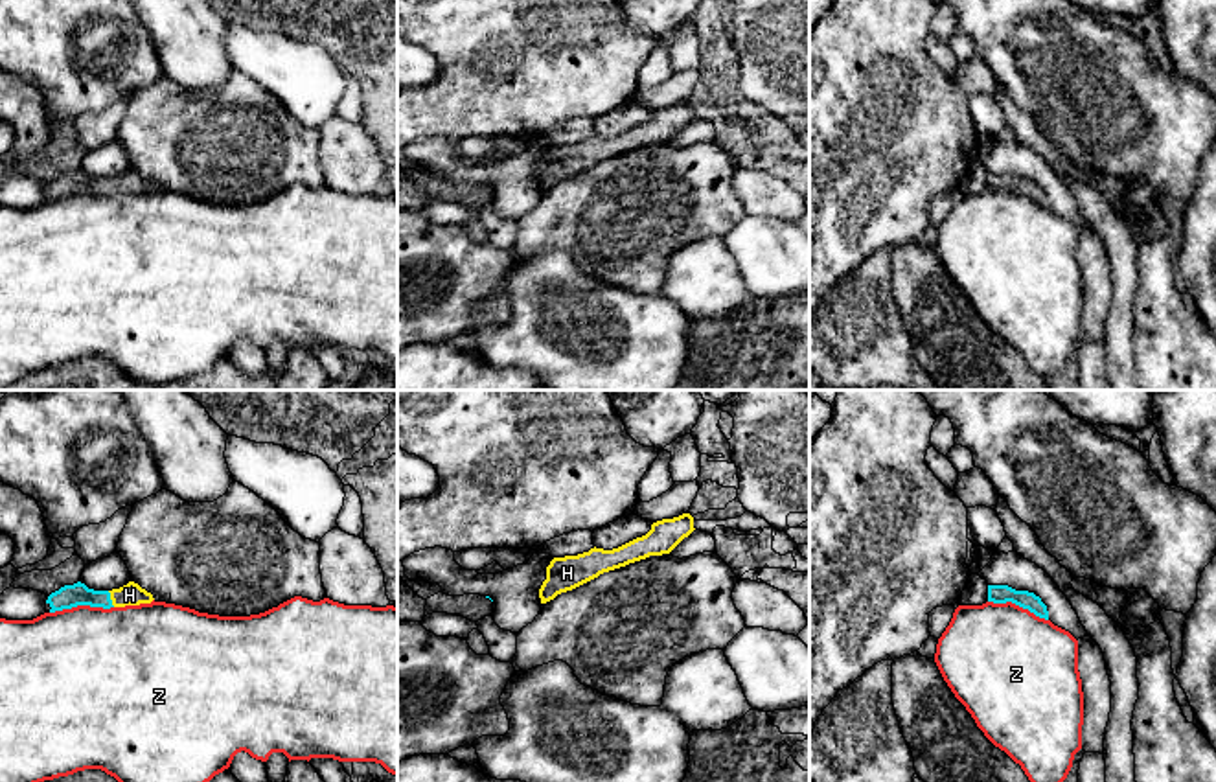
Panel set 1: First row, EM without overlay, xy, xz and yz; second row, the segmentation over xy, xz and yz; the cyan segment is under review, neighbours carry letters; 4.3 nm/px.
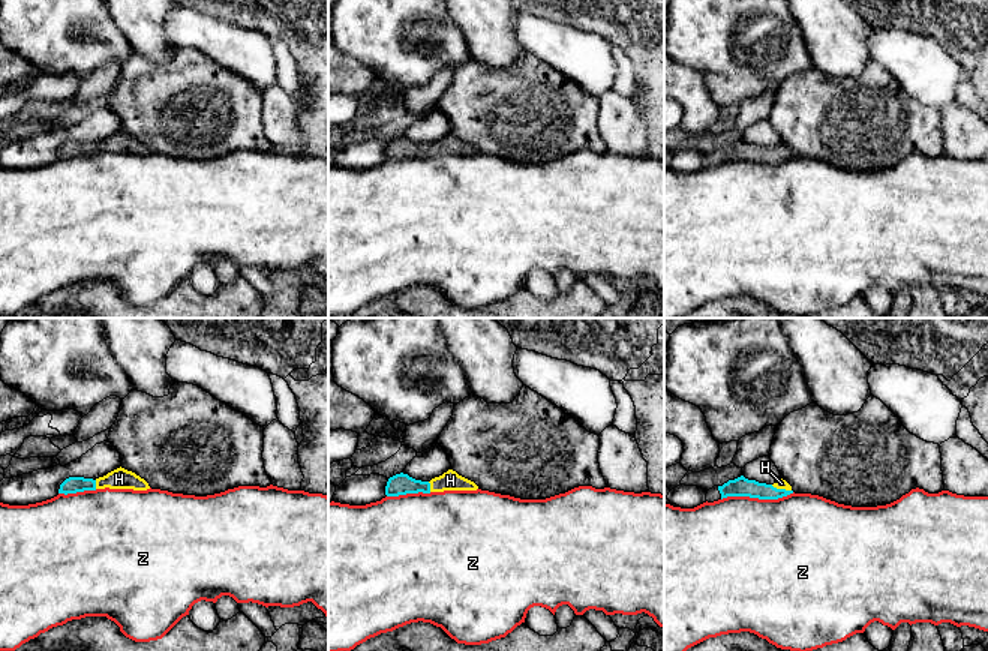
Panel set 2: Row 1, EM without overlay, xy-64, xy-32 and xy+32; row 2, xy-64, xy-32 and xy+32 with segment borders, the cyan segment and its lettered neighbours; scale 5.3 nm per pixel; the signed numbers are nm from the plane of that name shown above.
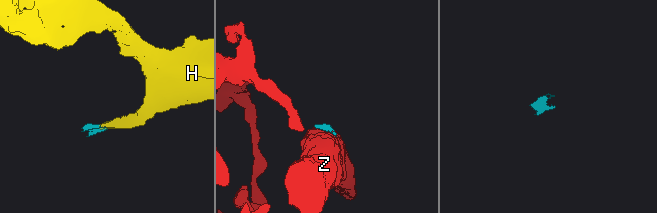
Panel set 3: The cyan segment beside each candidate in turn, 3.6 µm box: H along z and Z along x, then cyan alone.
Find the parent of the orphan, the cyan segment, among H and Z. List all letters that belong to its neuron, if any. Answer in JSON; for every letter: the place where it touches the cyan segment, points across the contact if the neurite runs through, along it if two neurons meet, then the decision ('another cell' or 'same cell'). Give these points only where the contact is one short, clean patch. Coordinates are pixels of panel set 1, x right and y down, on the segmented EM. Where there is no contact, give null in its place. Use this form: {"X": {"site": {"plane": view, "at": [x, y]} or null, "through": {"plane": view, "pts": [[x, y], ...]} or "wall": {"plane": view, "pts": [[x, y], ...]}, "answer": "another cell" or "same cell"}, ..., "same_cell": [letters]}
{"H": {"site": {"plane": "xy", "at": [109, 598]}, "through": {"plane": "xy", "pts": [[67, 597], [109, 598], [129, 595]]}, "answer": "same cell"}, "Z": {"site": {"plane": "xy", "at": [81, 604]}, "wall": {"plane": "xy", "pts": [[113, 606], [72, 606], [50, 613]]}, "answer": "another cell"}, "same_cell": ["H"]}

